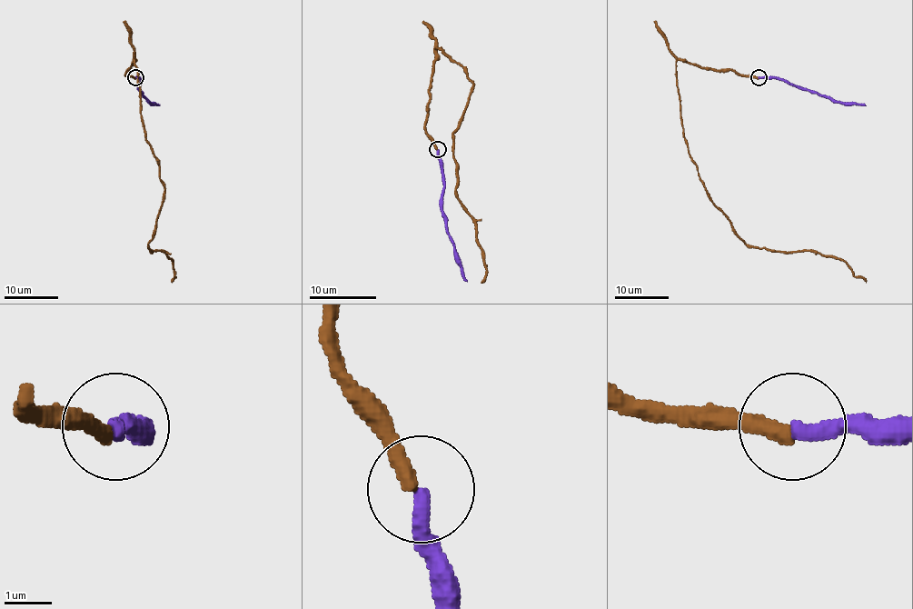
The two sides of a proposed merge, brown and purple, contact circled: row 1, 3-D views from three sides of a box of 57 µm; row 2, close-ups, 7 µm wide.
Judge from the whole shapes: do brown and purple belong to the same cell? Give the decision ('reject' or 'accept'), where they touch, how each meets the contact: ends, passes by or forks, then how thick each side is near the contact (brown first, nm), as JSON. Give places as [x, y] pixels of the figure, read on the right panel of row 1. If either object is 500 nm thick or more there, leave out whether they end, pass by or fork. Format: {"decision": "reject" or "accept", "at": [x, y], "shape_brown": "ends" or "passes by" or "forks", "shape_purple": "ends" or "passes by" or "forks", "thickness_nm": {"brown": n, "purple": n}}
{"decision": "accept", "at": [759, 77], "shape_brown": "ends", "shape_purple": "ends", "thickness_nm": {"brown": 360, "purple": 360}}

